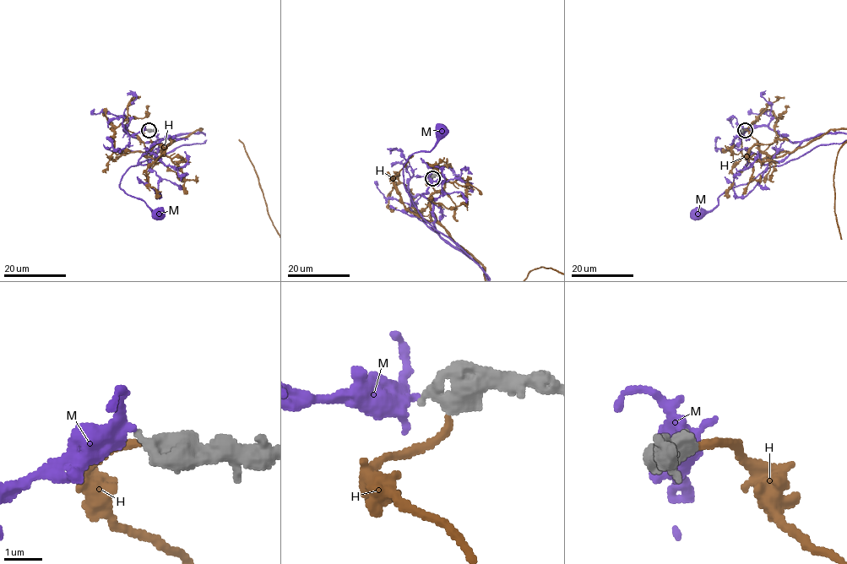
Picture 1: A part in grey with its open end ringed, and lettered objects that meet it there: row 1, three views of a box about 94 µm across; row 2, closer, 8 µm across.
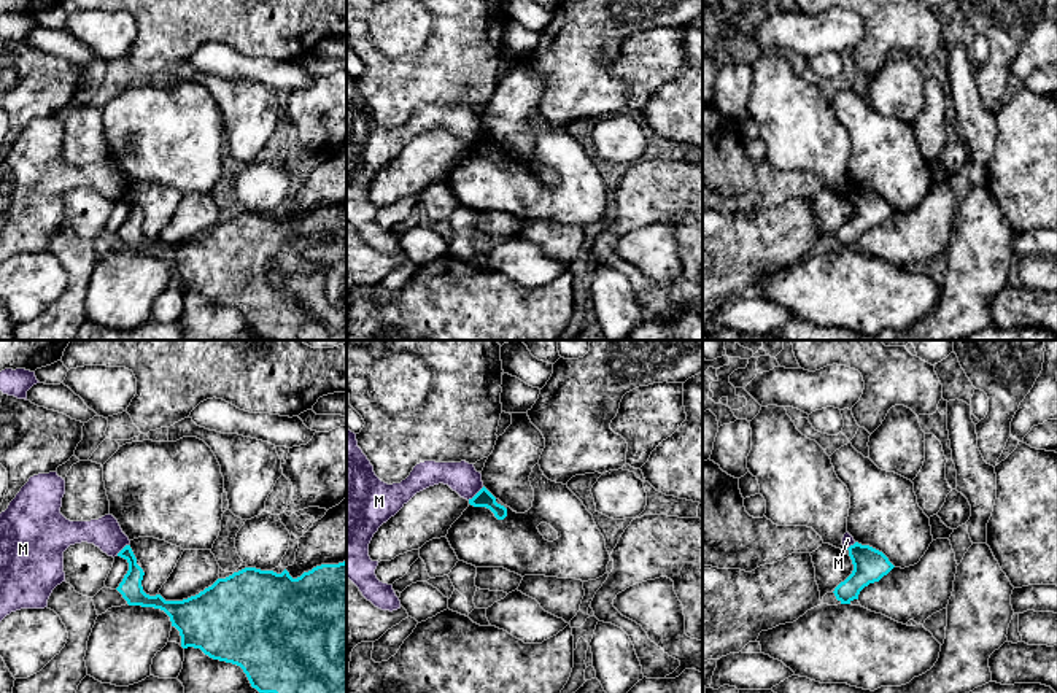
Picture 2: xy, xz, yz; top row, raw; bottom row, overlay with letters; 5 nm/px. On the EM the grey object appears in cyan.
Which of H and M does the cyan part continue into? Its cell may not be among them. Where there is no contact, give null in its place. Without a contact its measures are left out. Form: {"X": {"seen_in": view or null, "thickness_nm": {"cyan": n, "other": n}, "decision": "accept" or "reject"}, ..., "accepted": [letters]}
{"H": {"seen_in": null, "decision": "accept"}, "M": {"seen_in": "xz", "thickness_nm": {"cyan": 90, "other": 160}, "decision": "reject"}, "accepted": ["H"]}

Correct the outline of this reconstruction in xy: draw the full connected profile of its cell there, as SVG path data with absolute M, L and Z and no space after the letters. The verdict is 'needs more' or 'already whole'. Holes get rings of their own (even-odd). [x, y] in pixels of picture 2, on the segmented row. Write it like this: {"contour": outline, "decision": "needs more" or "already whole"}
{"contour": "M126 545L118 556L129 563L129 571L116 588L129 606L164 610L181 636L181 647L200 648L213 660L237 664L259 693L347 693L347 561L321 564L292 579L281 574L245 567L183 601L165 601L161 594L143 591L143 569Z", "decision": "already whole"}

